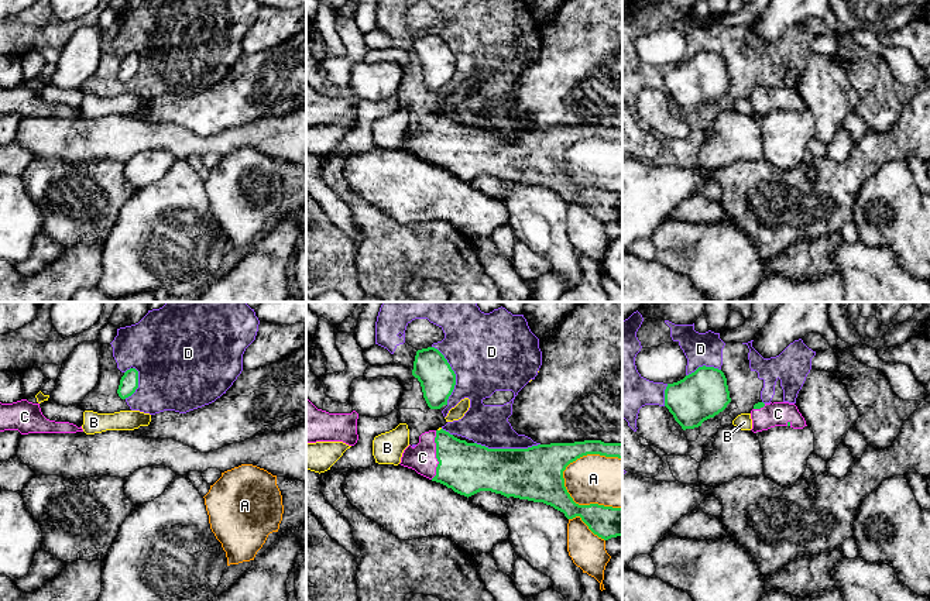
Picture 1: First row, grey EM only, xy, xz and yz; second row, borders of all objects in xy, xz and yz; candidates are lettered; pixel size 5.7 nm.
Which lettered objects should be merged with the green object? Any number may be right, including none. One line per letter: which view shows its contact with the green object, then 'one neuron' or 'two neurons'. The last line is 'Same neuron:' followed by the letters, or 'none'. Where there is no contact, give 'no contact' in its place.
A: contact in xz; two neurons
B: contact in xz; two neurons
C: contact in xz; one neuron
D: contact in xz; two neurons
Same neuron: C

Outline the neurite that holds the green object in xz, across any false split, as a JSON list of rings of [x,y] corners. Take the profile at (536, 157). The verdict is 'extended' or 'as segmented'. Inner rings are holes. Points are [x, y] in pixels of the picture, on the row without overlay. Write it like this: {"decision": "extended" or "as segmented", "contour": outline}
{"decision": "extended", "contour": [[[440,113],[422,117],[415,131],[409,128],[404,134],[399,148],[467,182],[491,175],[507,182],[543,186],[567,203],[580,200],[604,224],[622,220],[622,192],[579,189],[564,171],[566,151],[587,138],[622,142],[622,127],[584,124],[488,133]]]}

